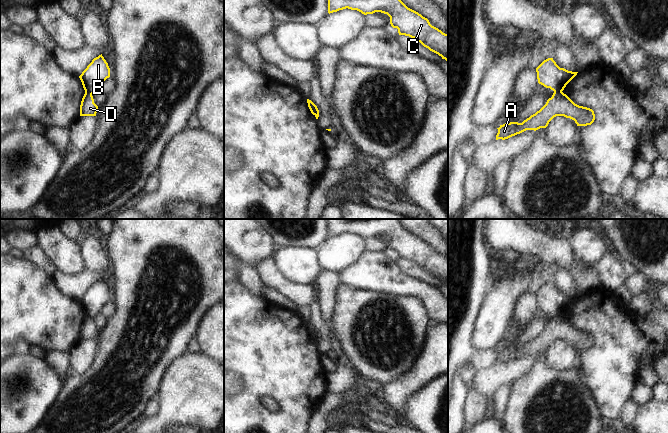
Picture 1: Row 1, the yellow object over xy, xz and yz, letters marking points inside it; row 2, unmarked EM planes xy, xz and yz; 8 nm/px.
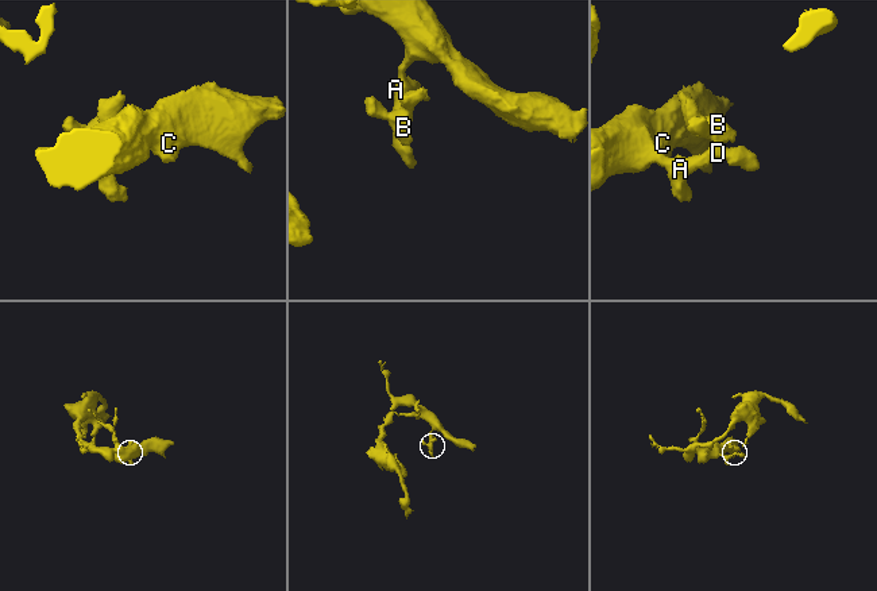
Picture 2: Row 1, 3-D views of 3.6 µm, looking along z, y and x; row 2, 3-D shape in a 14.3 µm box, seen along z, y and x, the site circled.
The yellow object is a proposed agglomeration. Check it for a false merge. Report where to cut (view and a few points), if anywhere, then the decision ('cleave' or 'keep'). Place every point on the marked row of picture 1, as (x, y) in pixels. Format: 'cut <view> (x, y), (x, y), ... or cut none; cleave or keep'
cut yz (554, 91), (561, 92); cleave

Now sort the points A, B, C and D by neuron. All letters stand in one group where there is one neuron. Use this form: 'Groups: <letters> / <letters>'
Groups: A C D / B

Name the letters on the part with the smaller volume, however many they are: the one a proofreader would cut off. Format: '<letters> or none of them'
B

